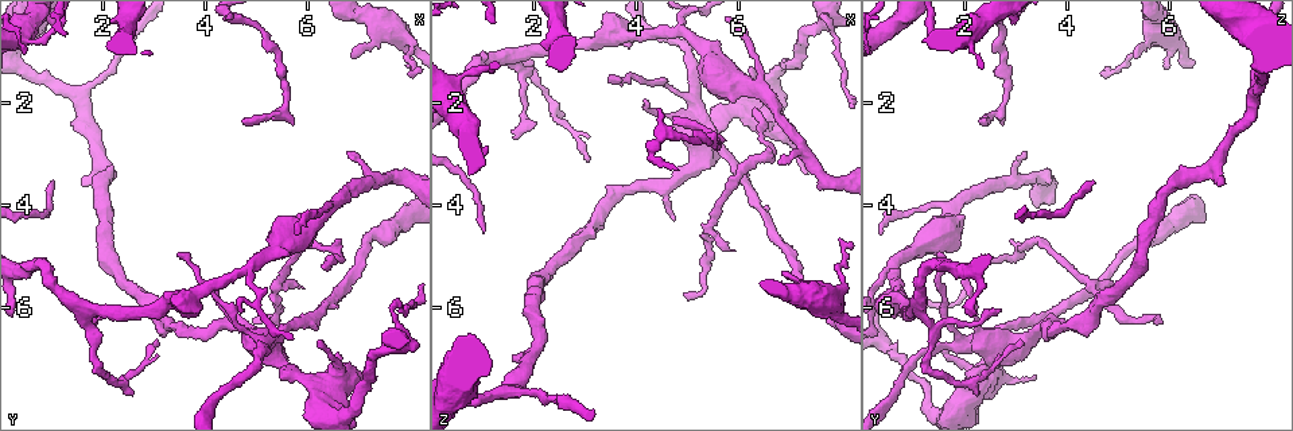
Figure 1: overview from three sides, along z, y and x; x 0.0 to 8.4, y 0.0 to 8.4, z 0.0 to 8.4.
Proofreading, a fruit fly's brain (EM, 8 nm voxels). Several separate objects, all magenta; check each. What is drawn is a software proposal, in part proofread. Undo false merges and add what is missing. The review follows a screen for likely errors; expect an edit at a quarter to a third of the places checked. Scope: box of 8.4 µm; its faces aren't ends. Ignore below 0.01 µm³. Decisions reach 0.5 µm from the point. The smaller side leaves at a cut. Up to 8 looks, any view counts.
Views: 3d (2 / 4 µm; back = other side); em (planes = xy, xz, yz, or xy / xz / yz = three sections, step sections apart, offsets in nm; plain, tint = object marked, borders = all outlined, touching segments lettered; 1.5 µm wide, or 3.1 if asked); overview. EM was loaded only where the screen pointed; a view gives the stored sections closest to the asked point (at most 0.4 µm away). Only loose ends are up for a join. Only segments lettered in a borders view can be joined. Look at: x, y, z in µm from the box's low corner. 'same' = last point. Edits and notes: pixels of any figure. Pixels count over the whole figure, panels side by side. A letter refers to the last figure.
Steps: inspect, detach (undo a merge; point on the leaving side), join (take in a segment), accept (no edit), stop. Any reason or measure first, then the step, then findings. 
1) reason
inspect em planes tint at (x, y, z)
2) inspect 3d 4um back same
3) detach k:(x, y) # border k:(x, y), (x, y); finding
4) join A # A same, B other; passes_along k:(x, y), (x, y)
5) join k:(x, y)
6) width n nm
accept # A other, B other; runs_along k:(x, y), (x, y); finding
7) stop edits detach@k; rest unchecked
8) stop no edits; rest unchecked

sharp bend
inspect em planes borders at (0.90, 5.10, 1.35)

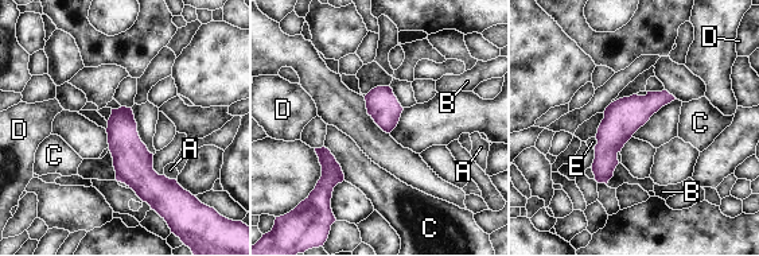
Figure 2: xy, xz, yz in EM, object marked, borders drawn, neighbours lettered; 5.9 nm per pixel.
longest_contact C 240 nm
accept # A other, B other, C other, D other, E other; runs_along 2:(669, 97), (646, 105), (596, 167); continuous, no second cell

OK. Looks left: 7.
calibre changes
inspect 3d 4um at (5.15, 6.70, 1.95)

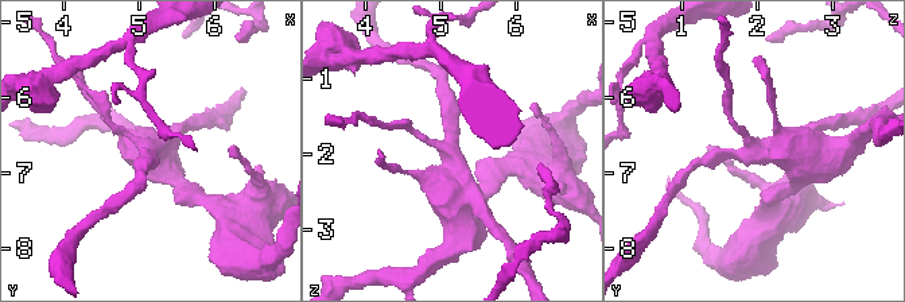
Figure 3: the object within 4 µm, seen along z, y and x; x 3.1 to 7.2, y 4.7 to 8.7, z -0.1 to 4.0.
arms 3; now the EM
inspect em planes borders at (5.10, 6.75, 1.95)

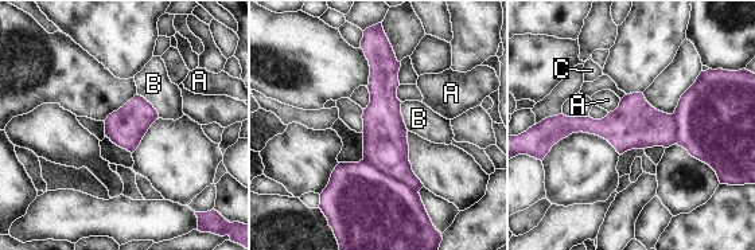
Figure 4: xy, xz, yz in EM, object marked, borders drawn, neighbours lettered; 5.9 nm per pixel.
detach 4:(385, 144) # A other, B other, C other; part_leaving 4:(372, 49), (385, 144), (417, 186); two cells meet here

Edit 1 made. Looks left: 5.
redraw
inspect overview

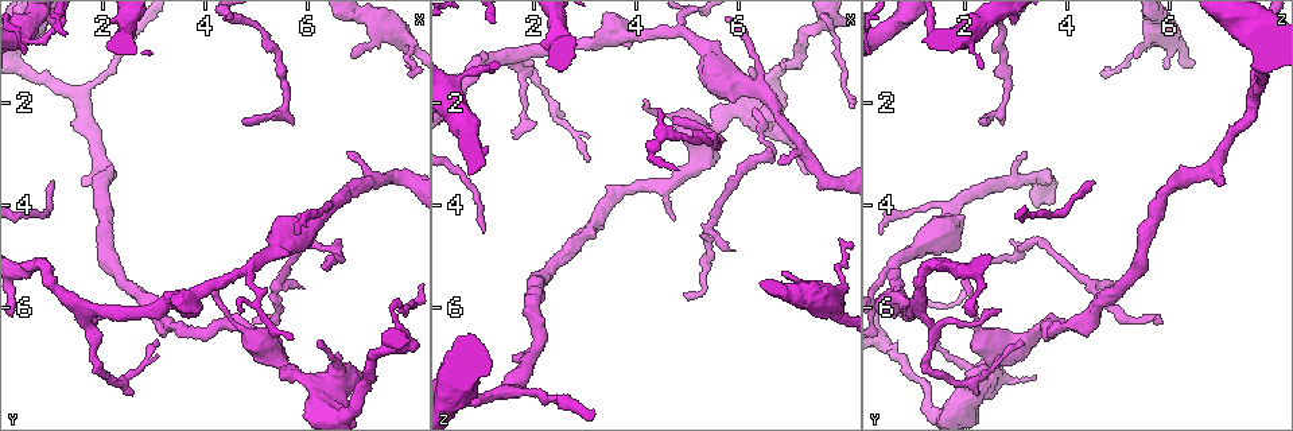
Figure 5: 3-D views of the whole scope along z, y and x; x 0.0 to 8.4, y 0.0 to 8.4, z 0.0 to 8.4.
tapers out
inspect 3d 4um at (4.95, 6.25, 5.75)

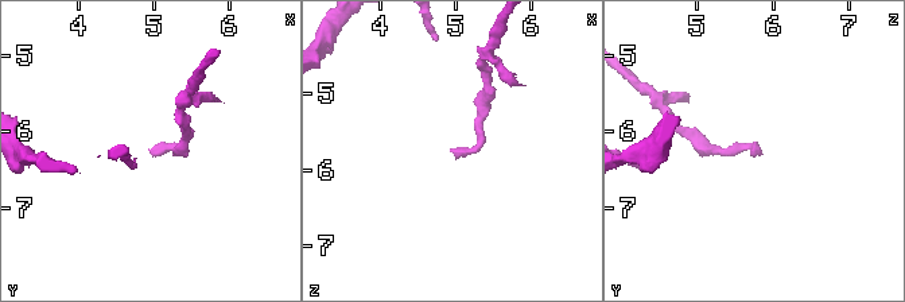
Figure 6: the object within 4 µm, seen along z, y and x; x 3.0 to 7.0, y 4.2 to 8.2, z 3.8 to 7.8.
now the EM
inspect em xy step 4 borders at (4.90, 6.25, 5.75)

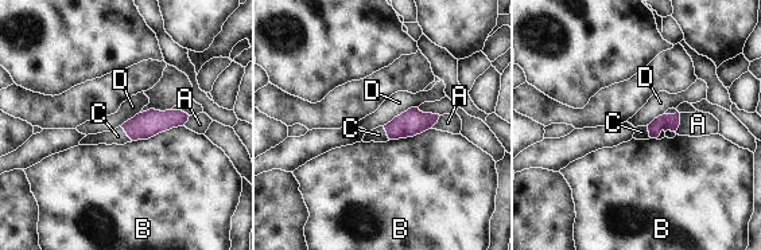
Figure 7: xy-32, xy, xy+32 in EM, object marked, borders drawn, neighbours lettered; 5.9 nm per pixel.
another direction
inspect em planes borders same

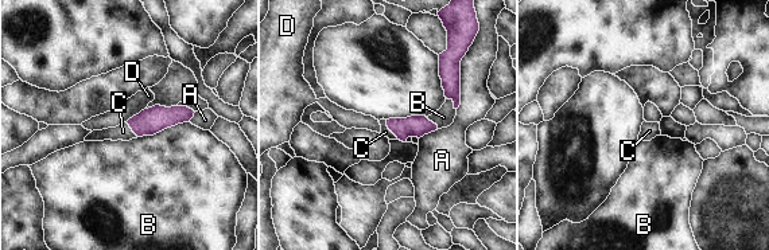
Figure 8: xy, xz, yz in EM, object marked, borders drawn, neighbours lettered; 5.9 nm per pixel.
join C # A other, B other, C same, D other; passes_along 8:(415, 125), (388, 128), (385, 132); the cell continues

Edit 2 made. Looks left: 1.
stop edits detach@4, join@8; rest unchecked

